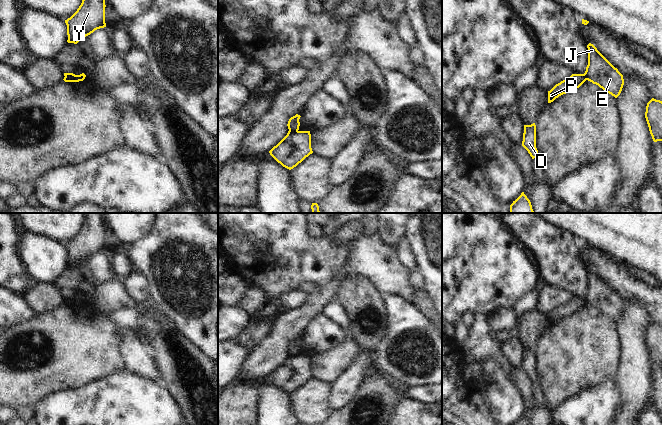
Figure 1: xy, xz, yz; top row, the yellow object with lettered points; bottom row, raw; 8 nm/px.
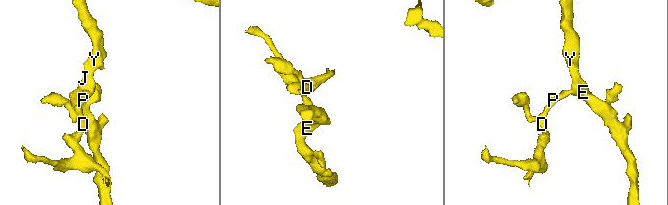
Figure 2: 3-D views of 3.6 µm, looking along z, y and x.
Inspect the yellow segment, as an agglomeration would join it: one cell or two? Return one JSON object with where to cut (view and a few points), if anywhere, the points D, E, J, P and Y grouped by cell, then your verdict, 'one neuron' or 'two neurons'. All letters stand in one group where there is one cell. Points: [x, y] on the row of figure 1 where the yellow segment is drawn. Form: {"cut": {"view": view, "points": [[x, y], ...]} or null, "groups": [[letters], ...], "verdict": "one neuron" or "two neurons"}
{"cut": {"view": "xz", "points": [[289, 130], [297, 131]]}, "groups": [["D", "P"], ["E", "J", "Y"]], "verdict": "two neurons"}

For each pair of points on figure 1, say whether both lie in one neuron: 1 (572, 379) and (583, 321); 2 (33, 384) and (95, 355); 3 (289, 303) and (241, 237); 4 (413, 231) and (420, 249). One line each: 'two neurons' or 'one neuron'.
1: one neuron
2: one neuron
3: two neurons
4: one neuron

